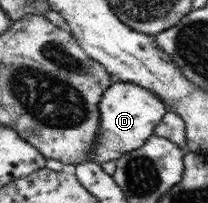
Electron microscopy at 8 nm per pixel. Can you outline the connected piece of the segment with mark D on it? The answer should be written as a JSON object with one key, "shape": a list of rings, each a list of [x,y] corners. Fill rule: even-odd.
{"shape":[[[113,81],[100,99],[100,133],[96,139],[96,149],[85,162],[93,160],[99,165],[116,160],[123,154],[139,150],[156,131],[156,127],[168,113],[166,103],[149,88],[136,83]]]}

